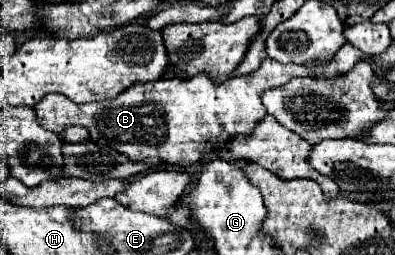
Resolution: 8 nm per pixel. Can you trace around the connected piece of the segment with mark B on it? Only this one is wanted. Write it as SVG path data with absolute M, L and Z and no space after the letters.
M345 44L333 58L333 62L329 62L325 68L307 68L307 66L295 66L295 64L279 64L271 58L263 60L263 64L259 66L257 72L247 74L247 76L239 76L239 78L229 78L223 84L215 86L211 76L193 76L189 80L181 80L177 76L173 78L159 78L153 82L145 82L145 84L133 84L131 88L127 88L127 92L121 92L119 96L111 98L111 100L99 100L99 102L89 102L89 104L75 104L71 100L67 100L65 96L59 94L47 94L39 104L35 104L35 114L37 120L43 128L47 128L49 132L57 132L57 136L69 128L69 126L83 126L89 130L89 140L115 148L117 152L121 152L123 156L127 156L129 160L147 160L147 158L159 158L165 164L175 164L175 166L191 166L195 162L199 162L199 158L203 156L205 150L213 148L213 146L221 146L227 144L229 140L233 140L239 134L249 134L255 124L267 114L261 102L261 92L267 88L275 88L275 86L283 86L291 80L291 76L325 76L325 78L333 78L335 74L343 74L347 70L353 68L355 62L367 58L361 50L353 48L351 44Z

